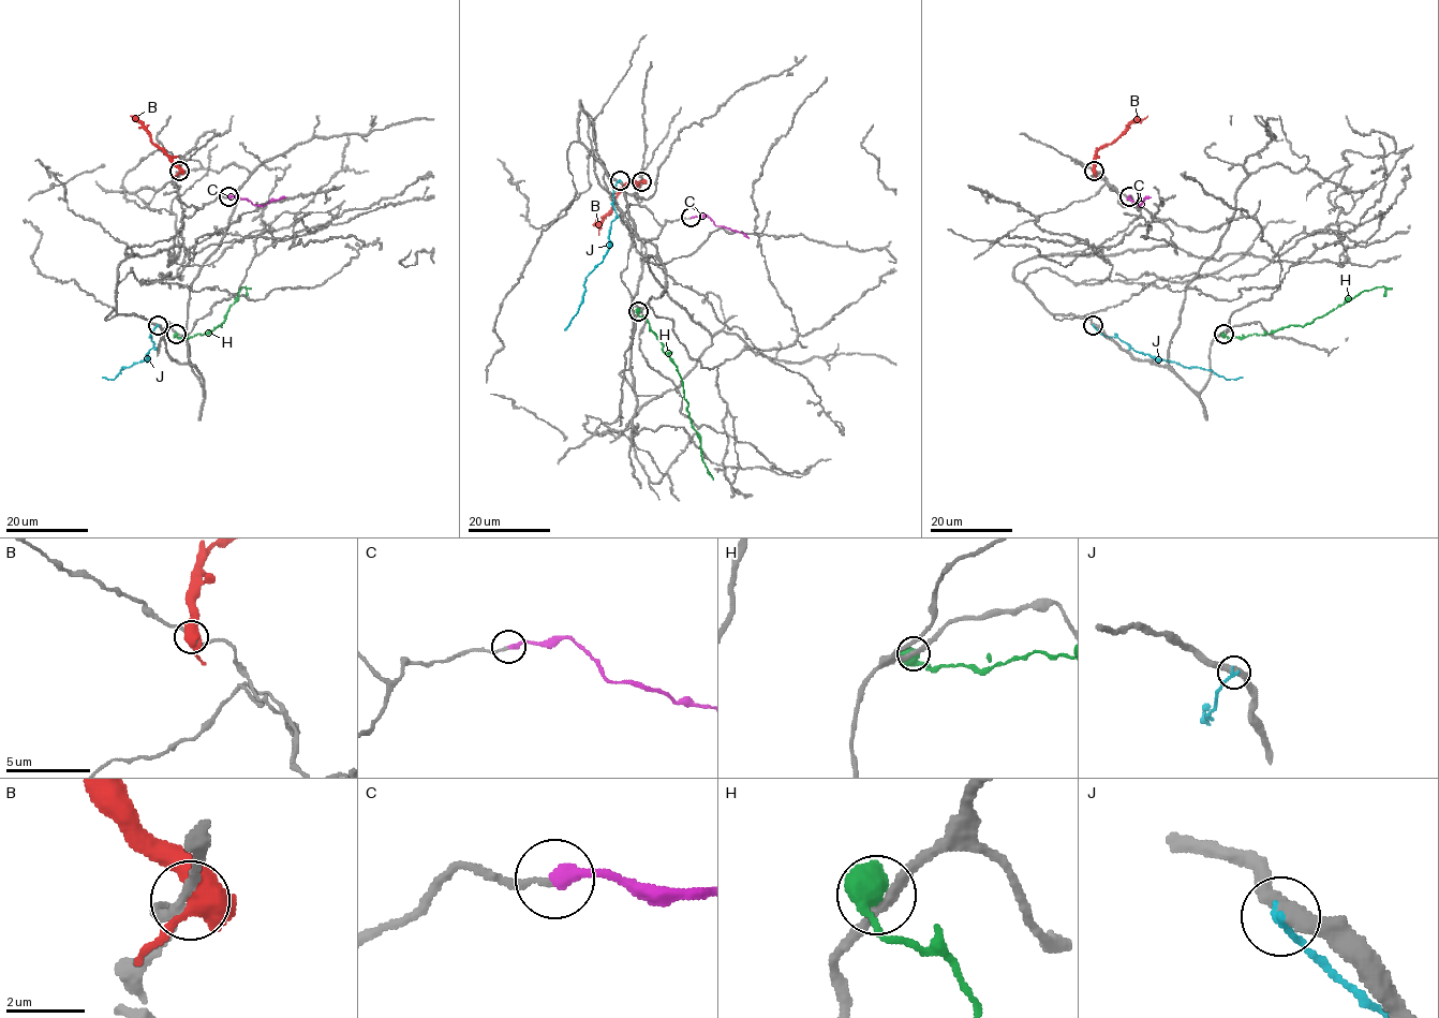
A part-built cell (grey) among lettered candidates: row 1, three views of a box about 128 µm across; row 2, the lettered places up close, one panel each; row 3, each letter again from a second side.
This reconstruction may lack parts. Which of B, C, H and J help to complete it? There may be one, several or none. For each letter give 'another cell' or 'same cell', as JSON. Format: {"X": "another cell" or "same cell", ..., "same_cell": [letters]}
{"B": "another cell", "C": "same cell", "H": "another cell", "J": "another cell", "same_cell": ["C"]}

